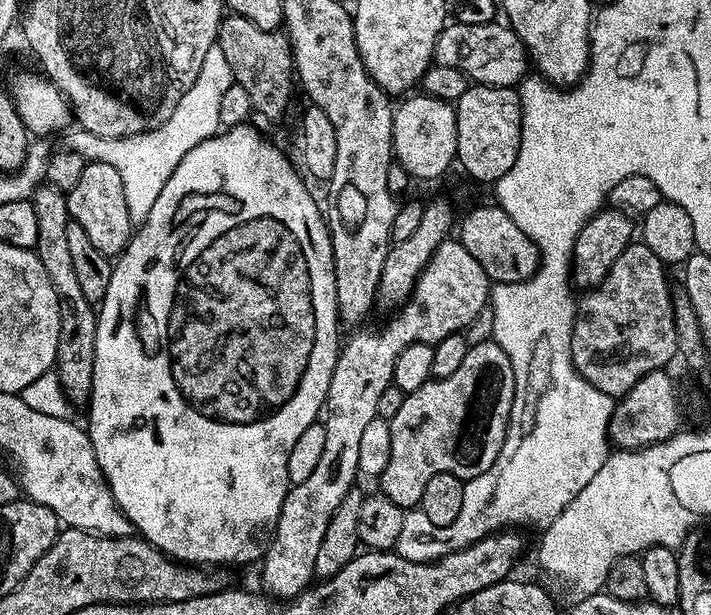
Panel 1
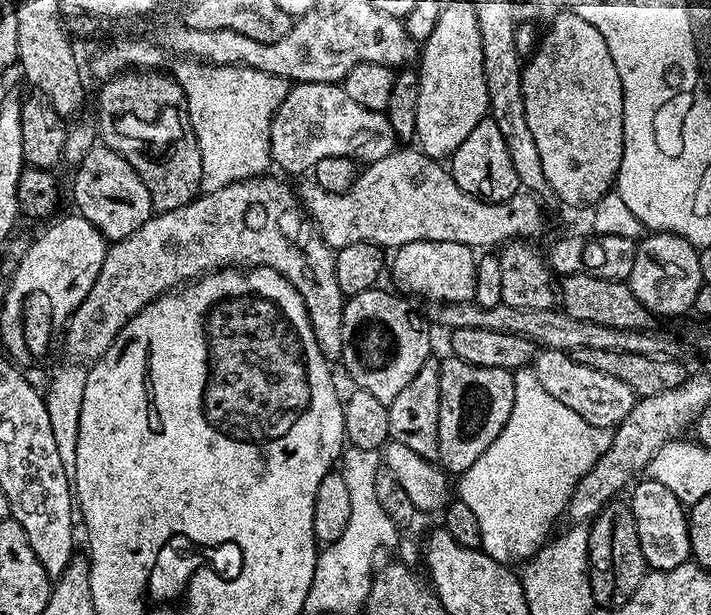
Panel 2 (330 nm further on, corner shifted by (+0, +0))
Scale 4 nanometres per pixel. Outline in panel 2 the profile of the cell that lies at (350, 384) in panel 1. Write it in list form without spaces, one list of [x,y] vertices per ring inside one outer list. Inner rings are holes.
[[[419,240],[395,249],[390,260],[390,276],[397,280],[405,293],[425,296],[428,302],[449,304],[450,302],[473,301],[475,298],[475,272],[477,253],[458,242],[434,242]]]

